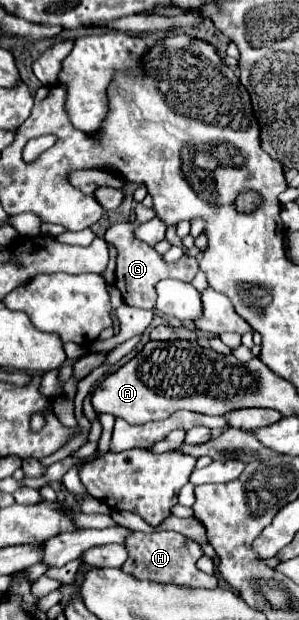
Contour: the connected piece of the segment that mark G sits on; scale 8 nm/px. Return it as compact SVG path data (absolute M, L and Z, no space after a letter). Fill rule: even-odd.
M141 202L137 203L135 207L135 220L132 223L117 223L117 225L111 225L105 233L105 241L107 243L113 243L119 251L117 255L117 271L115 271L115 285L117 289L121 291L123 295L123 301L131 307L137 307L137 309L153 309L155 307L155 283L161 281L161 279L181 279L181 281L193 281L199 265L197 265L197 259L195 257L189 257L189 255L183 255L177 263L165 263L163 257L153 249L149 247L147 243L139 241L133 237L133 226L137 227L156 216L152 208L146 208Z

